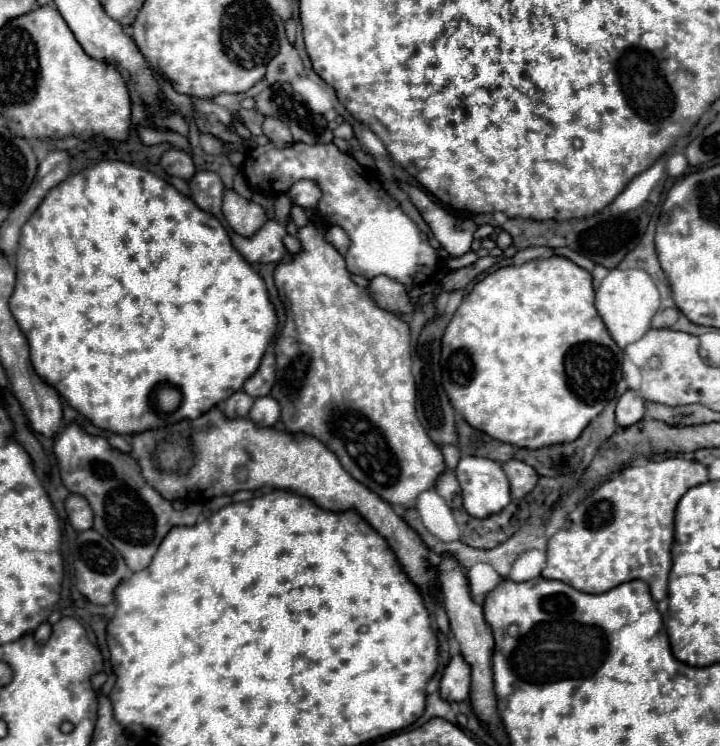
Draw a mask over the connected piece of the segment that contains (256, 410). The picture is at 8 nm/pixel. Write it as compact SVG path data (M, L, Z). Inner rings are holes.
M269 395L265 399L255 399L255 405L249 411L249 419L257 427L273 427L279 421L277 401L273 397L269 397Z

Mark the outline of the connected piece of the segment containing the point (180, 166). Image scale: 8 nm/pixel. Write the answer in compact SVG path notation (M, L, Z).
M169 149L167 153L163 153L159 165L167 175L181 177L185 181L189 181L195 175L195 165L193 165L191 155L187 155L181 149Z

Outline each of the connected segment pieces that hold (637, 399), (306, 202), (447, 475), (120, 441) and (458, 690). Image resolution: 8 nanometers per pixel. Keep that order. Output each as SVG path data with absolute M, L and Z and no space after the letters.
M625 391L617 401L617 425L629 427L645 415L645 401L637 391Z
M297 181L289 191L287 191L289 199L293 205L299 205L303 209L315 209L317 201L321 197L321 191L317 187L317 183L313 181Z
M445 471L437 479L435 491L445 499L445 503L451 509L459 509L461 507L461 489L459 489L459 483L457 483L457 479L455 479L455 475L451 471Z
M110 434L108 442L114 449L117 449L124 453L129 453L131 450L130 438L128 436Z
M455 655L441 679L441 697L451 703L461 703L469 699L469 687L471 687L471 675L469 665L461 659L461 655Z

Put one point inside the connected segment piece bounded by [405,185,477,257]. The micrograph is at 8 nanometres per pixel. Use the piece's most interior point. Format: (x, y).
(455, 235)

